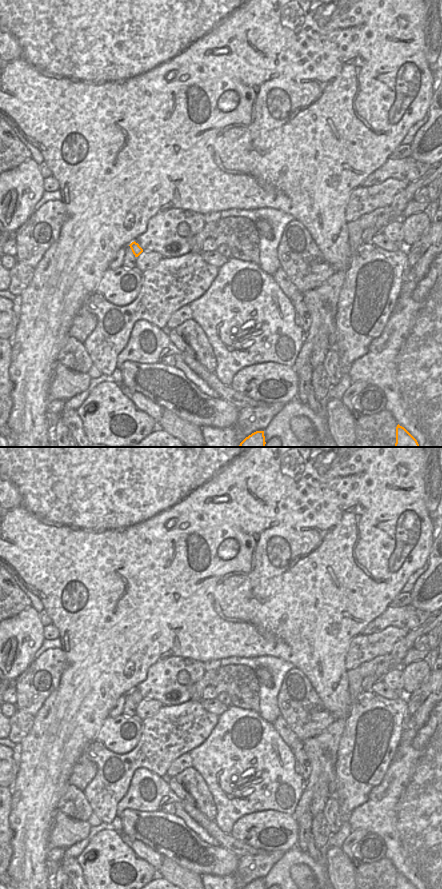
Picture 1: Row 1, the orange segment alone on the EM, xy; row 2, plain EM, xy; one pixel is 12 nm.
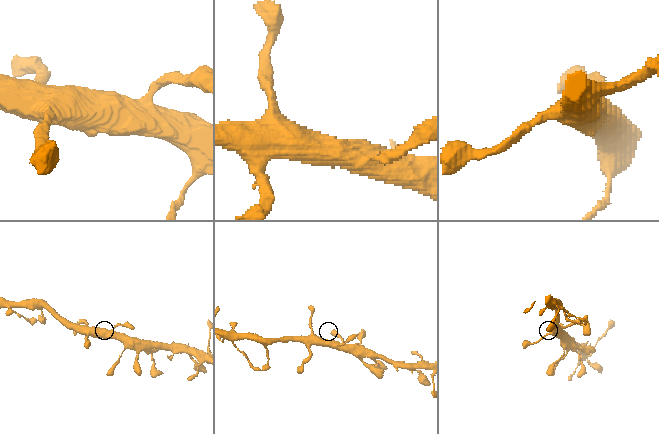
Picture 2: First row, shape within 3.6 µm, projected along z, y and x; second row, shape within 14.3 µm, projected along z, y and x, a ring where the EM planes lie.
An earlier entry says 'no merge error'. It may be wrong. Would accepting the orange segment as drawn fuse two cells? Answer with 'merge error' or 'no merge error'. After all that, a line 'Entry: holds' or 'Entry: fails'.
no merge error
Entry: holds

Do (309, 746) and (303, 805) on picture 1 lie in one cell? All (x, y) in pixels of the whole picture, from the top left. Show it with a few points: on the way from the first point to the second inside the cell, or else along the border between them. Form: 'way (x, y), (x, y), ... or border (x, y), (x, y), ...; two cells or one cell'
way (314, 761), (314, 776), (308, 790); one cell

